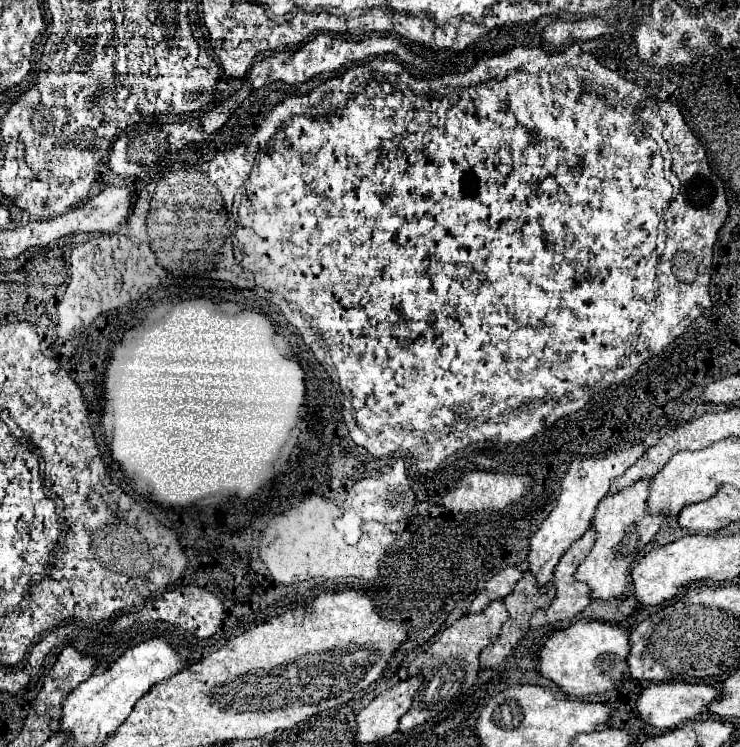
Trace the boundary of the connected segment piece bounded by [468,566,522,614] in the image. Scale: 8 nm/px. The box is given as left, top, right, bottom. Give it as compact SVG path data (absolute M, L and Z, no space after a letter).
M504 568L500 570L492 580L490 580L490 586L484 588L476 598L474 602L470 604L468 608L468 614L478 614L482 612L482 608L486 608L490 602L494 600L504 600L512 590L514 586L518 584L518 580L522 578L522 572L520 568Z

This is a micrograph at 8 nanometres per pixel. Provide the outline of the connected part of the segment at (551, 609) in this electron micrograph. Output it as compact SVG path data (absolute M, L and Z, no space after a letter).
M588 530L560 558L560 562L556 564L556 570L554 570L556 596L546 610L538 610L532 616L532 620L530 620L532 630L536 630L544 624L574 618L576 614L580 614L590 604L590 590L586 588L586 584L578 584L574 580L574 572L576 572L578 564L588 556L592 542L594 542L594 532Z

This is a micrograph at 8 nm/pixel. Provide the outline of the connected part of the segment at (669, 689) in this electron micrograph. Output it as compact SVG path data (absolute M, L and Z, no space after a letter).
M664 682L664 684L652 684L646 688L640 698L638 698L638 714L644 718L648 724L662 728L662 730L672 730L676 726L682 726L688 720L696 720L702 714L708 712L710 702L718 698L718 690L714 686L704 686L704 684L680 684L680 682Z

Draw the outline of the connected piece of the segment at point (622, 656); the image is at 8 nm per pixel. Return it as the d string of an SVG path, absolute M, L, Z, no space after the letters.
M578 620L566 630L558 630L548 638L544 648L540 650L540 662L538 670L552 682L556 682L566 694L570 696L590 696L590 694L602 694L606 690L612 690L618 682L622 682L628 676L628 654L630 654L630 630L624 630L616 624L608 624L602 620Z

